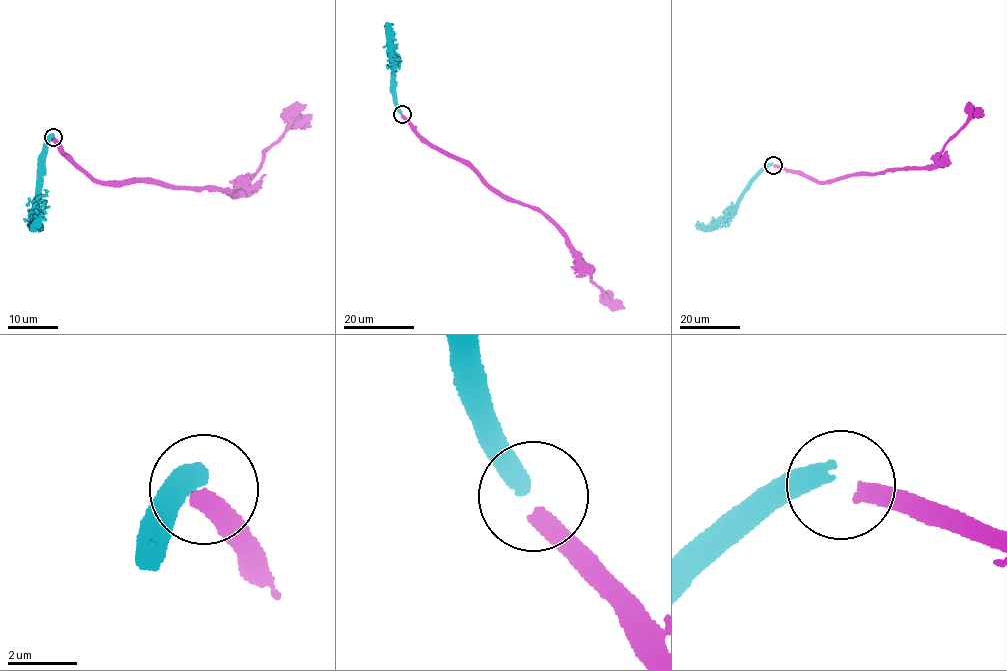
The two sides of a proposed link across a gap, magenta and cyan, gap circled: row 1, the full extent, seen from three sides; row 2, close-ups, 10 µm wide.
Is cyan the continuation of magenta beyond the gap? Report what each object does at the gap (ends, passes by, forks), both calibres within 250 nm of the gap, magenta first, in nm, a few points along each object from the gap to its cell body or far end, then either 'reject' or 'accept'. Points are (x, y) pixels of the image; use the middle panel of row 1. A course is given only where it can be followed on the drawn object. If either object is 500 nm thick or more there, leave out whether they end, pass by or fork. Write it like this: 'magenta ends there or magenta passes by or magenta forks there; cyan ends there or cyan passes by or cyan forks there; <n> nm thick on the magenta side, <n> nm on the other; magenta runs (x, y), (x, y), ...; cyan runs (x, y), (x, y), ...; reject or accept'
480 nm thick on the magenta side, 550 nm on the other; magenta runs (402, 115), (420, 135), (470, 163), (500, 193), (538, 207), (588, 268), (592, 281), (610, 301), (624, 308); cyan runs (401, 113), (395, 99), (396, 69), (390, 55), (389, 26), (393, 24); reject

